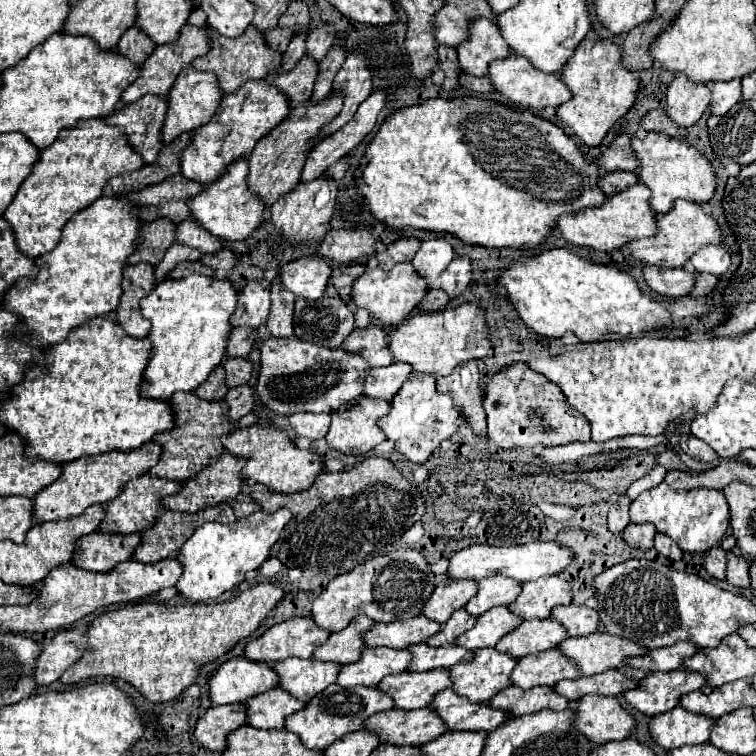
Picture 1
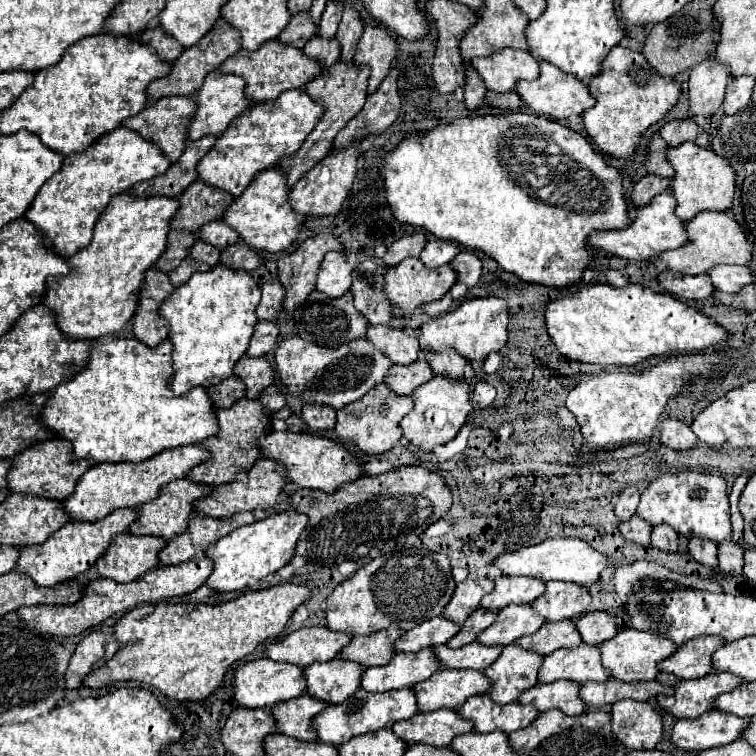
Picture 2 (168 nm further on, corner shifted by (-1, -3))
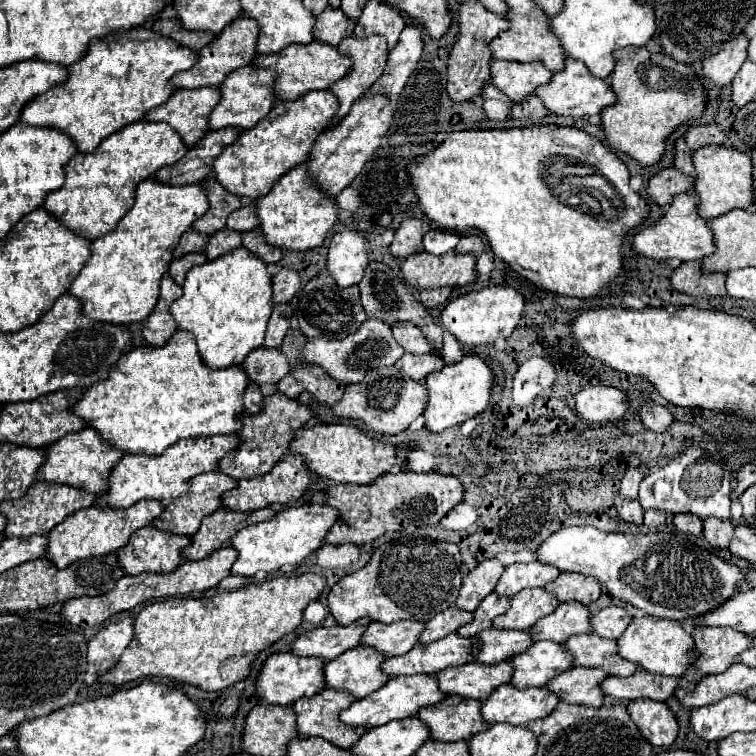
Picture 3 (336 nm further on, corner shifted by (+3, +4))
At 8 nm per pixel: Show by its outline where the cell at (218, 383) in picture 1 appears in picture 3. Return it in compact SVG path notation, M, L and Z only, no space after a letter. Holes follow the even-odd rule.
M249 382L249 386L243 392L243 408L247 414L255 414L259 412L261 406L263 406L263 394L259 386L255 386L255 382Z

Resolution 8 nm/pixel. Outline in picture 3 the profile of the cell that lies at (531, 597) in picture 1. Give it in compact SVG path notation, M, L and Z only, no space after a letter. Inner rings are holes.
M561 572L551 584L545 586L547 592L551 592L559 602L579 602L579 604L591 604L601 596L601 586L595 578L575 574L575 572Z

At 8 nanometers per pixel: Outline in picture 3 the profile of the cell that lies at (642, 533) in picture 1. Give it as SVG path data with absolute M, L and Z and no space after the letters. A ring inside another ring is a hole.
M617 496L615 498L615 508L617 508L621 520L643 526L643 508L637 500L623 500L621 496Z

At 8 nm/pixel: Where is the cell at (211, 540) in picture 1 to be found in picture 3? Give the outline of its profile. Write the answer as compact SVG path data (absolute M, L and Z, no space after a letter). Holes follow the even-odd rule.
M303 504L295 508L283 508L265 522L241 528L239 532L235 532L235 536L231 536L231 546L237 552L231 574L253 576L257 570L277 572L285 564L299 564L321 546L323 536L337 518L339 514L327 504Z

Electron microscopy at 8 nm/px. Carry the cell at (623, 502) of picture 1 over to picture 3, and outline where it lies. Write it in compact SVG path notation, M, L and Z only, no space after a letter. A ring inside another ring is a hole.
M629 468L621 480L621 486L619 486L619 494L623 498L629 498L629 500L635 500L637 498L637 492L639 492L639 484L643 480L643 472L639 468Z

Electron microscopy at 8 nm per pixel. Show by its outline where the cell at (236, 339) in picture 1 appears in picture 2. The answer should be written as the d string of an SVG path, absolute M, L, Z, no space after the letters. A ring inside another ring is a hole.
M259 321L255 327L251 345L247 349L247 355L249 357L267 355L273 349L273 345L277 343L277 337L279 337L279 327L275 321Z

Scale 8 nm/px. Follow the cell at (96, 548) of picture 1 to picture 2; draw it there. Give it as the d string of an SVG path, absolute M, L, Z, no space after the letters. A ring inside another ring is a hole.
M121 533L113 539L107 555L97 561L101 577L127 583L145 575L149 569L159 567L159 551L167 545L159 537L139 537Z

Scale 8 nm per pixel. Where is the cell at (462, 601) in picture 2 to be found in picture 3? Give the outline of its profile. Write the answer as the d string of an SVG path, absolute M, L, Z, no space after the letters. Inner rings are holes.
M491 558L491 560L481 562L475 570L471 570L463 578L463 586L457 596L457 606L461 610L473 612L479 606L479 602L493 592L499 576L503 574L503 568L505 568L503 564Z

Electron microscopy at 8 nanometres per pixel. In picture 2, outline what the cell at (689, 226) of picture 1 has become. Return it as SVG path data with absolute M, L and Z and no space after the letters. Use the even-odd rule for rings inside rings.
M703 211L695 219L687 221L685 229L689 235L689 245L679 247L675 251L665 251L659 255L659 259L665 261L671 271L679 271L685 275L701 275L701 273L709 273L717 265L749 265L751 263L751 257L753 257L751 241L731 213Z

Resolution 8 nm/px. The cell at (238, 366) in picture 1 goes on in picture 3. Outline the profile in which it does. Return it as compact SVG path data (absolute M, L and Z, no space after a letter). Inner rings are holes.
M255 348L243 360L243 370L251 382L255 382L265 396L275 394L275 384L289 372L289 362L279 350Z

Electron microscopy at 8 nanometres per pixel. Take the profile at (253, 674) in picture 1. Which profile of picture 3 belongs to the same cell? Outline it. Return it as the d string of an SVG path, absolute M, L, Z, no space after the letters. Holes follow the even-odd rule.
M271 654L255 680L255 696L267 704L277 704L277 706L289 706L301 696L311 696L319 690L325 688L323 680L323 662L321 658L303 658L295 654Z

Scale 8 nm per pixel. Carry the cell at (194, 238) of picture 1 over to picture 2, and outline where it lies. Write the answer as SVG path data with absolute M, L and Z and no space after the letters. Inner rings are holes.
M213 221L213 223L207 223L199 235L197 235L201 241L207 241L211 243L213 247L219 247L219 249L225 249L229 245L235 245L239 241L239 235L235 235L235 229L233 227L227 227L227 223L223 221Z

